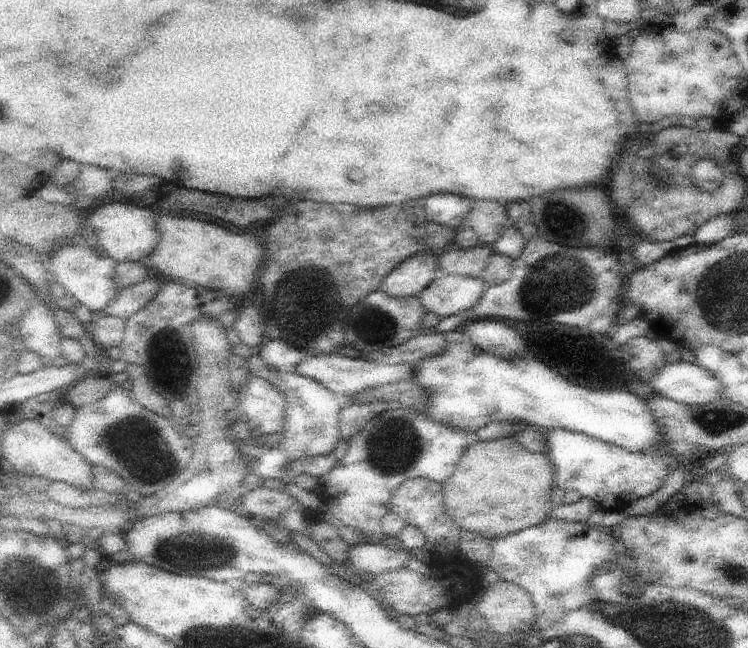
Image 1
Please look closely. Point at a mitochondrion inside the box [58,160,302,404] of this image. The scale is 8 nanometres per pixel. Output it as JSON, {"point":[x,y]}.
{"point":[168,360]}

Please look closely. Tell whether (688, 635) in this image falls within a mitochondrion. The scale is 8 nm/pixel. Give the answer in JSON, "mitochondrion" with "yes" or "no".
{"mitochondrion":"yes"}

